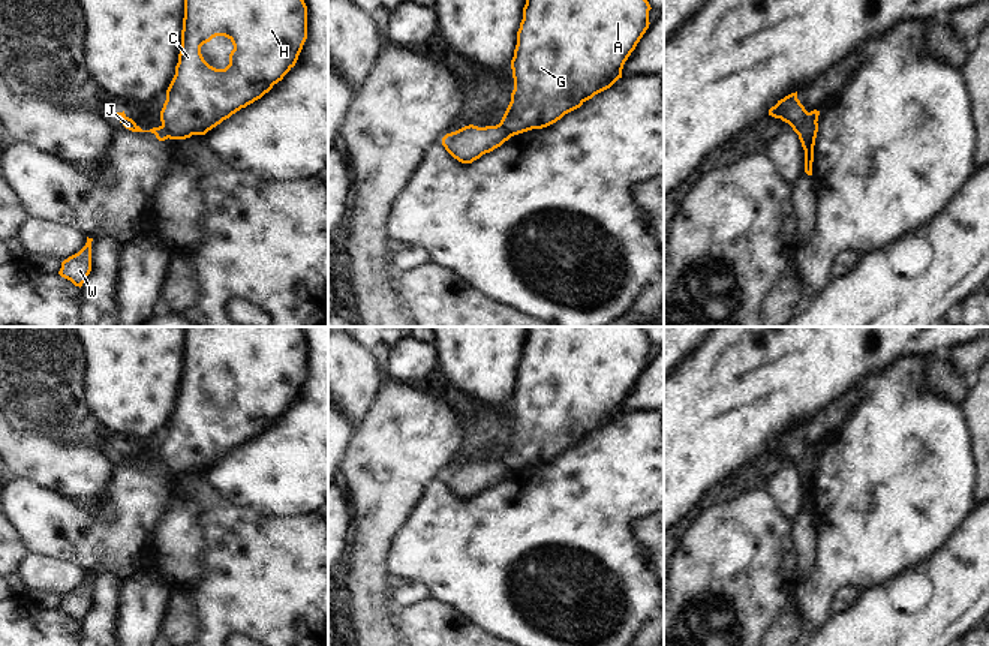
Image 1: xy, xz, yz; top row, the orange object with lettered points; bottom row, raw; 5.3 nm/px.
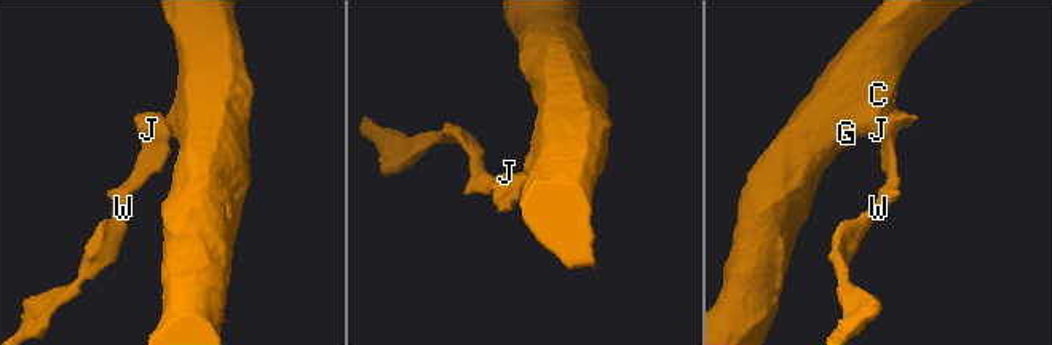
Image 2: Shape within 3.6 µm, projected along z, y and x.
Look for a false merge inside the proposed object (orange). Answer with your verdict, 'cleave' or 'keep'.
cleave

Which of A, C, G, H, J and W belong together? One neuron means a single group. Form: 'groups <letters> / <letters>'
groups A C G H / J W

